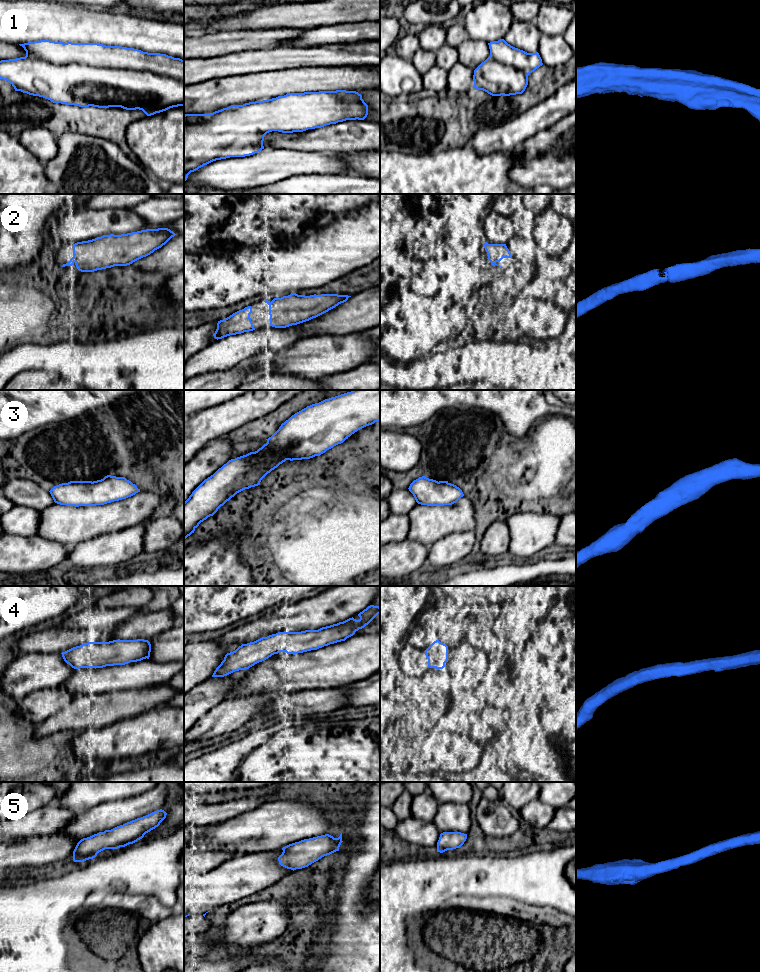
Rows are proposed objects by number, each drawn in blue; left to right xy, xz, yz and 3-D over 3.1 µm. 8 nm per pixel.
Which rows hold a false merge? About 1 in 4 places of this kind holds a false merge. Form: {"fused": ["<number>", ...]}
{"fused": ["1"]}

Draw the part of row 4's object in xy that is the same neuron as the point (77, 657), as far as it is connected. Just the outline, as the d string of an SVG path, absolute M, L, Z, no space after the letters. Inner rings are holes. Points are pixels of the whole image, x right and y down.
M113 640L88 642L62 652L64 661L74 669L103 668L125 665L149 659L151 644L148 640Z

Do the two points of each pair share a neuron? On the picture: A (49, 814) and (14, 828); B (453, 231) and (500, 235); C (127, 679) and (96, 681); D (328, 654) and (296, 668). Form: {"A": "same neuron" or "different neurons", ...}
{"A": "same neuron", "B": "different neurons", "C": "same neuron", "D": "same neuron"}

